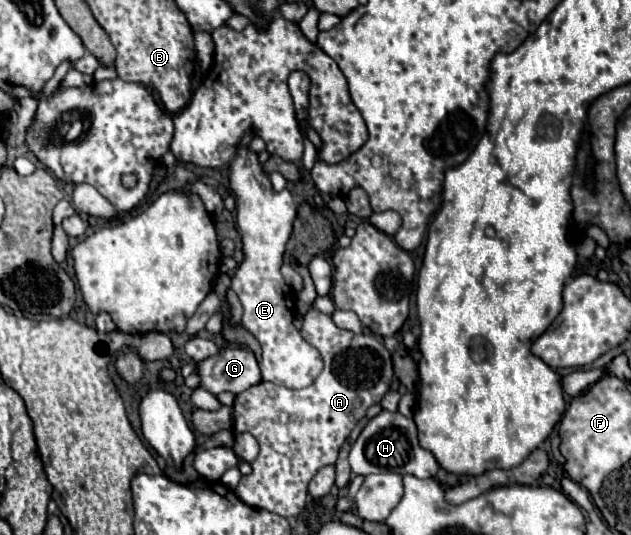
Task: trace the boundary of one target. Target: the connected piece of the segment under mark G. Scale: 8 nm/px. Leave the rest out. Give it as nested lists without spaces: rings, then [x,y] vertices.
[[[222,348],[218,354],[198,362],[200,386],[212,394],[244,392],[260,382],[258,362],[248,348]]]

